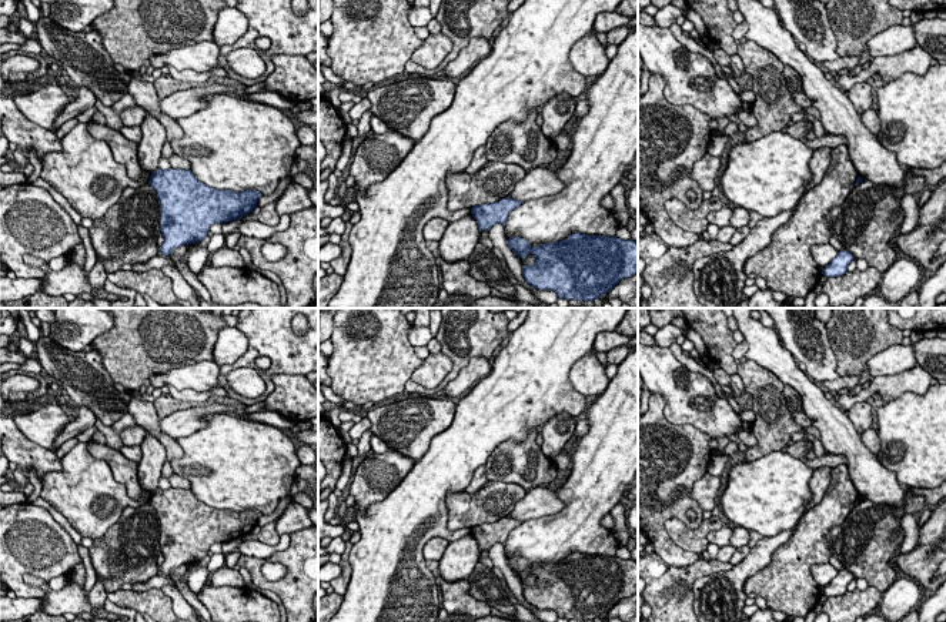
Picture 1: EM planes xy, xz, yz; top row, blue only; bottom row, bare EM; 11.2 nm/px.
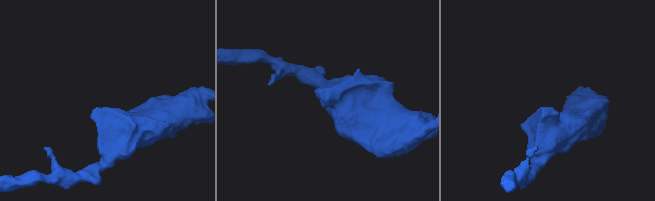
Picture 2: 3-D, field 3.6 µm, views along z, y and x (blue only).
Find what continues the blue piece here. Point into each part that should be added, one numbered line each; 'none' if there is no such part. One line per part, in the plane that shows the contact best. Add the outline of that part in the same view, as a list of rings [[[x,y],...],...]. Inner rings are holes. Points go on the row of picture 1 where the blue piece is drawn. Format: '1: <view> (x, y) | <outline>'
none

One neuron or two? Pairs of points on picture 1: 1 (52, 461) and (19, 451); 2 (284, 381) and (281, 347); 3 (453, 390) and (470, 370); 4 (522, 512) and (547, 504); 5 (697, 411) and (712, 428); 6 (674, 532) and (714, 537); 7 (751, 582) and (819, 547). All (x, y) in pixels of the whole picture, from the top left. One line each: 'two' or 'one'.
1: one
2: two
3: one
4: one
5: one
6: two
7: one

